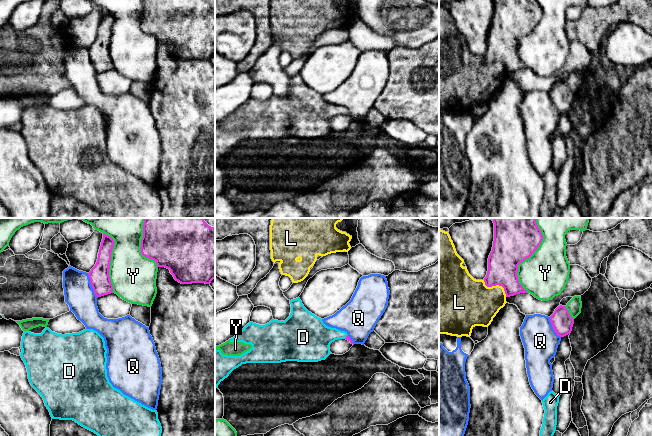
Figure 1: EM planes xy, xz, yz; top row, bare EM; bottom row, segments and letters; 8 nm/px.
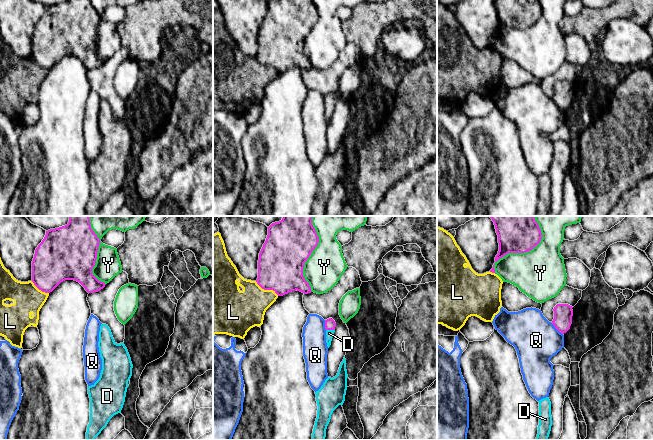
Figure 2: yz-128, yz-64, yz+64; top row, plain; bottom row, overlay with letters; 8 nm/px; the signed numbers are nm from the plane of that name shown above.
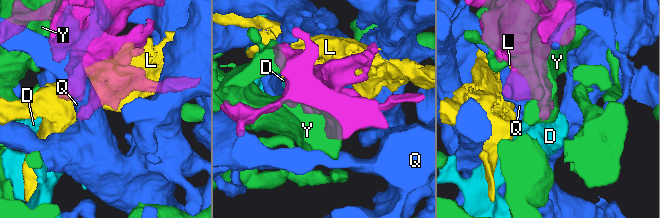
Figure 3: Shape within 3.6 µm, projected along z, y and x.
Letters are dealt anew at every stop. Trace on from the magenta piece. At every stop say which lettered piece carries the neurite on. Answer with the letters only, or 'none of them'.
D

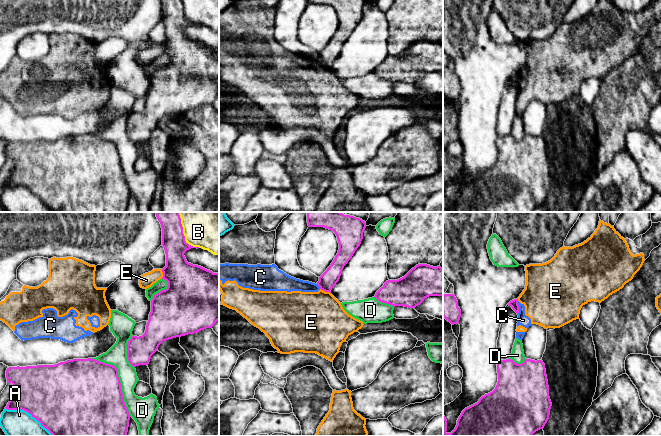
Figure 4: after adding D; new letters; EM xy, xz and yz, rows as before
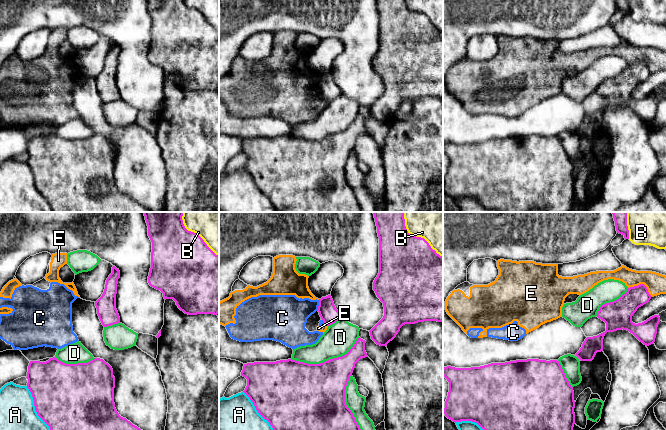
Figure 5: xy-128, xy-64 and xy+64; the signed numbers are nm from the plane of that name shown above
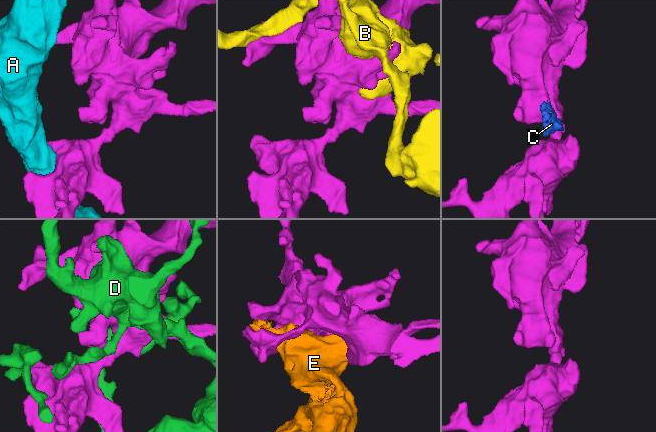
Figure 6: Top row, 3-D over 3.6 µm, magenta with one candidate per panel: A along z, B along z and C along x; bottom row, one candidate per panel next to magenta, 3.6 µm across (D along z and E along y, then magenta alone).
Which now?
none of them

